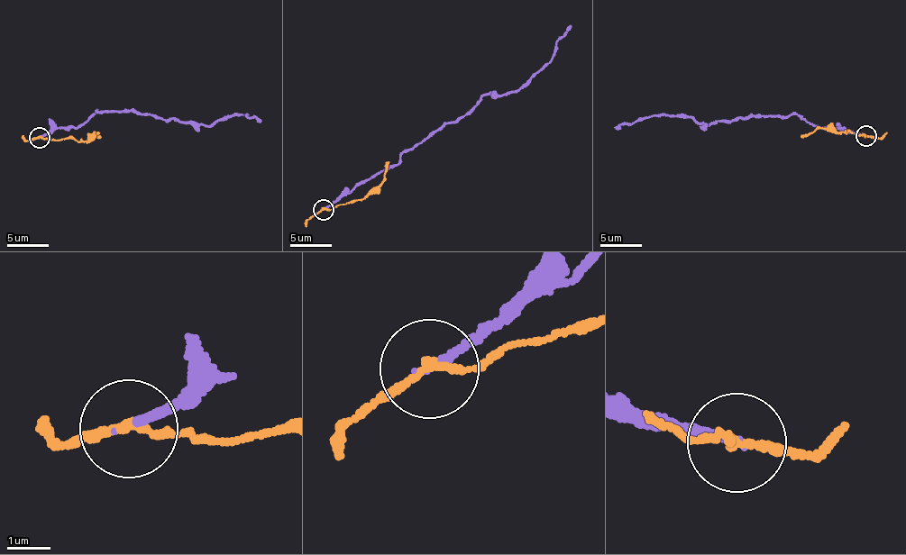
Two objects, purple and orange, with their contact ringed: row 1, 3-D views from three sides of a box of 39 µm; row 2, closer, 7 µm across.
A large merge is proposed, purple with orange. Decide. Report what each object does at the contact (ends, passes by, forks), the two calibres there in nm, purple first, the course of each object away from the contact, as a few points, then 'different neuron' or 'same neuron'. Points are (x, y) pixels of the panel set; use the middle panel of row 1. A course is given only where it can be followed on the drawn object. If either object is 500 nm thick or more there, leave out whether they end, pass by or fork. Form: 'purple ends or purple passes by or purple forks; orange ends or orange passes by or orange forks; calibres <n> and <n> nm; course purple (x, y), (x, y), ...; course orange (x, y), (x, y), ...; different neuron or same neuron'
purple ends; orange passes by; calibres 160 and 190 nm; course purple (322, 209), (443, 125), (472, 112), (481, 95), (524, 86), (544, 69), (557, 40), (570, 29); course orange (324, 209), (366, 197), (383, 179), (388, 161); different neuron

